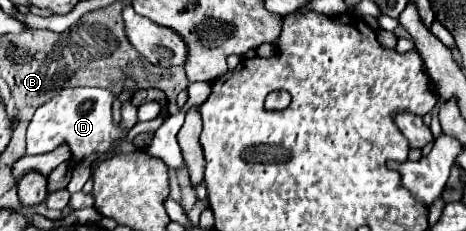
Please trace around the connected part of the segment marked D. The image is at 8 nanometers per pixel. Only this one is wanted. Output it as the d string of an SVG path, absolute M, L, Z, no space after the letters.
M64 89L60 99L52 97L50 103L36 109L26 129L26 155L48 153L62 143L70 147L78 161L88 157L92 151L98 151L98 155L102 155L102 151L110 151L112 143L126 135L126 129L118 129L118 125L112 123L112 103L112 89Z

